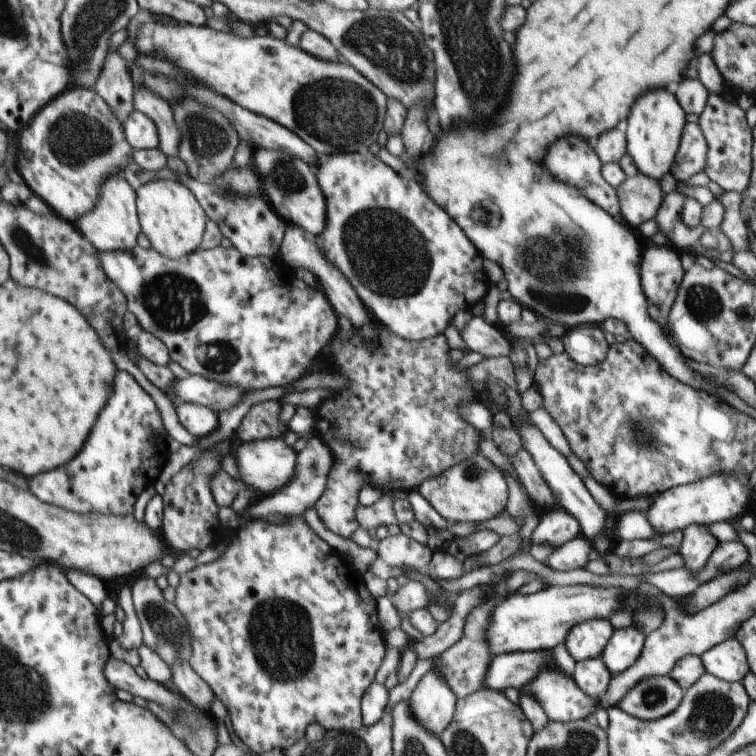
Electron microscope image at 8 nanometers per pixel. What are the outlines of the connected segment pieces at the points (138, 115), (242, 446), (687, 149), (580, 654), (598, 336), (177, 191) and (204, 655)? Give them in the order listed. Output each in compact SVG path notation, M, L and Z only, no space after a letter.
M134 112L126 122L125 130L130 144L135 149L156 149L162 144L158 124L145 112Z
M283 438L264 439L254 442L235 442L232 454L236 457L241 485L254 487L266 496L271 496L277 490L284 489L297 474L298 452L284 442Z
M690 122L685 126L685 136L681 138L681 148L673 165L672 176L682 182L702 172L706 164L707 150L700 125Z
M592 619L574 626L563 643L576 662L589 661L601 656L615 632L608 619Z
M594 325L567 328L561 339L569 357L582 366L596 366L609 354L602 330Z
M159 179L142 185L137 192L143 232L154 249L180 260L201 248L210 218L201 199L189 186L176 180Z
M286 516L284 522L272 524L263 519L252 519L246 526L240 527L231 535L228 548L218 560L198 565L184 574L177 588L178 608L188 618L188 627L194 634L194 658L190 660L196 672L210 683L214 694L224 704L236 736L258 754L270 752L275 748L286 751L297 740L305 737L310 725L321 724L326 731L360 729L364 724L361 700L374 680L374 674L384 659L384 640L380 619L376 616L376 600L368 594L360 570L354 570L348 560L344 560L336 550L332 550L301 516Z

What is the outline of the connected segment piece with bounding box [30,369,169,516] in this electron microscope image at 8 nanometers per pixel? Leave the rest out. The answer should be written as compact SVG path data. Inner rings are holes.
M120 369L118 372L118 382L114 390L114 398L110 398L110 406L102 410L102 422L98 422L98 430L90 434L90 442L86 442L86 450L70 462L68 466L62 466L49 473L39 474L31 479L31 488L38 498L44 502L50 502L56 506L62 506L71 511L84 514L105 514L108 516L128 516L134 514L134 506L138 500L138 494L144 488L136 488L142 478L144 478L144 454L162 456L162 448L156 446L158 438L168 438L168 427L164 426L164 416L161 407L158 406L157 400L140 382L134 374Z

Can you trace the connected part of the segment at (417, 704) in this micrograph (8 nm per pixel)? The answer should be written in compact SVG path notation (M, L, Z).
M434 657L432 668L418 682L408 699L417 718L439 735L452 724L456 716L457 695L446 678L442 678L440 658Z

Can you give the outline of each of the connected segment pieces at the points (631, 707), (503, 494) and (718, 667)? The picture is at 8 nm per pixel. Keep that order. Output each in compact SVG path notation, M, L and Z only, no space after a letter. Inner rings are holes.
M669 676L643 678L624 695L618 708L643 721L657 721L673 713L684 700L685 691Z
M476 452L468 460L454 465L437 477L424 481L416 491L450 523L476 523L496 518L505 510L508 484L506 484L502 471Z
M735 637L709 648L700 656L706 673L726 682L742 682L748 674L745 646Z

